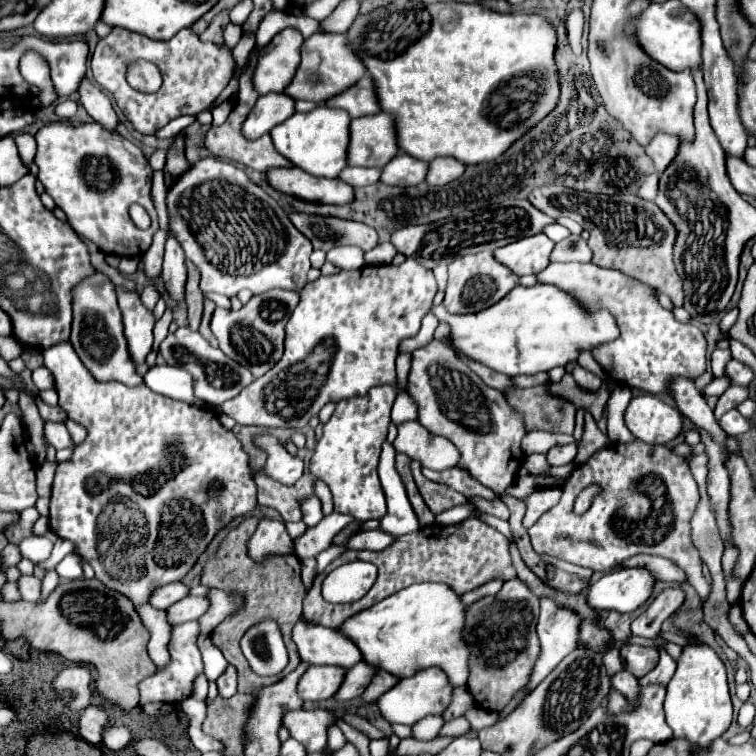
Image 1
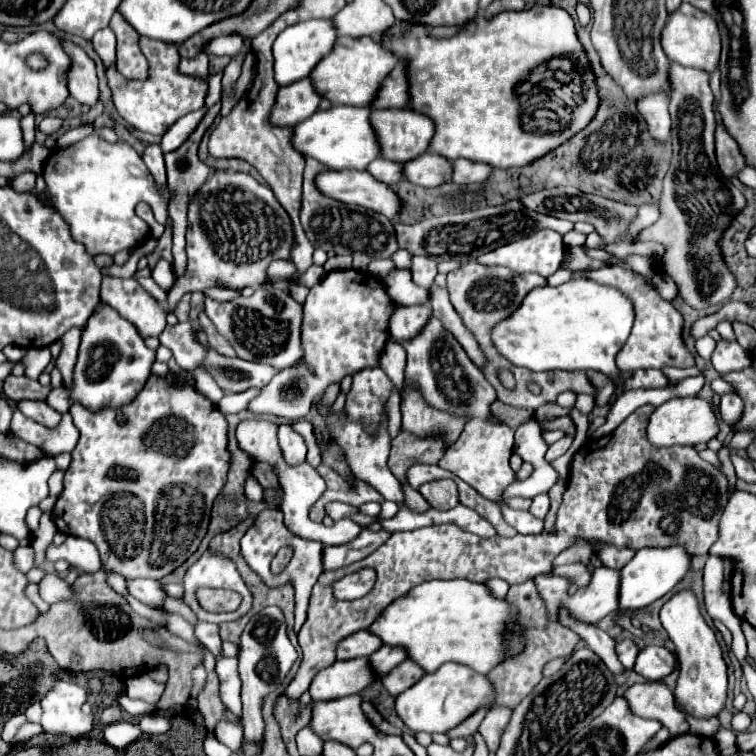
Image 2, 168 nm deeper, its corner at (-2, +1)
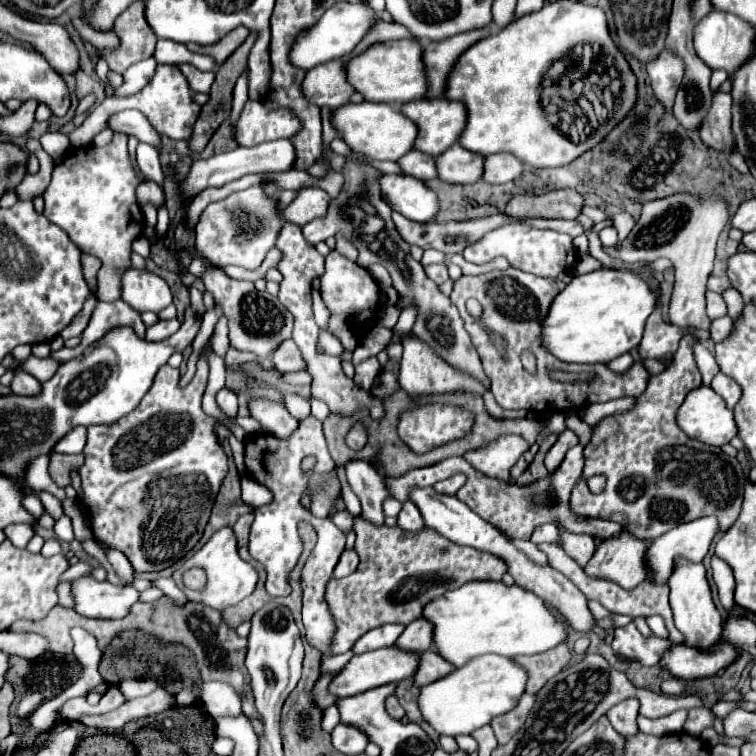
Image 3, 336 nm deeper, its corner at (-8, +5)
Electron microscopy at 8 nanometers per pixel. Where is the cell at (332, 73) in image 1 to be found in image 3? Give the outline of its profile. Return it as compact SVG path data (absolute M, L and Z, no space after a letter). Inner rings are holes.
M389 40L375 42L369 50L353 56L347 62L347 78L349 84L369 102L385 102L385 104L405 104L411 100L421 100L427 92L427 82L423 74L423 46L415 40Z

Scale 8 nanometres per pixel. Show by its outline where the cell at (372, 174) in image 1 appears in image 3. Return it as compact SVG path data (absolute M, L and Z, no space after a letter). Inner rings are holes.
M411 150L409 154L405 154L405 158L399 158L397 164L401 166L405 176L413 176L413 178L423 180L423 182L437 178L435 158L429 154L423 154L419 150Z

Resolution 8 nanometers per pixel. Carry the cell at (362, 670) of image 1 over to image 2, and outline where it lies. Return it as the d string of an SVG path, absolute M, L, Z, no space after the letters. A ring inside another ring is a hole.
M383 646L379 648L375 654L371 654L371 666L379 676L385 676L389 670L393 670L395 666L399 666L405 658L407 658L407 650L401 646Z

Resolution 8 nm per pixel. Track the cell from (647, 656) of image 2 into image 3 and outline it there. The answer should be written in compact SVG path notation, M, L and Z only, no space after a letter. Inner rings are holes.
M673 644L661 656L659 666L667 670L671 676L681 680L715 676L719 670L727 668L737 658L737 652L727 644L717 644L711 652L691 648L687 644Z

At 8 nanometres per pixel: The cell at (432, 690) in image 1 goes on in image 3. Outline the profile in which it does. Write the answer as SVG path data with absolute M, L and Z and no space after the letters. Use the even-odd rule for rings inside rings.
M485 654L471 658L465 666L455 668L451 674L431 684L425 684L419 690L417 706L421 710L423 720L437 732L447 736L471 734L473 730L489 724L491 718L515 708L517 700L525 690L525 682L525 670L513 664L513 660L497 654Z

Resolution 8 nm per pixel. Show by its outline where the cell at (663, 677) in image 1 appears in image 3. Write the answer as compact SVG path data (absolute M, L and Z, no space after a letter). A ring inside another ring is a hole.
M629 698L629 700L623 700L619 702L617 706L613 706L609 712L607 712L607 718L609 722L613 724L613 728L629 738L635 734L635 720L637 720L637 714L639 714L639 700L637 698Z

